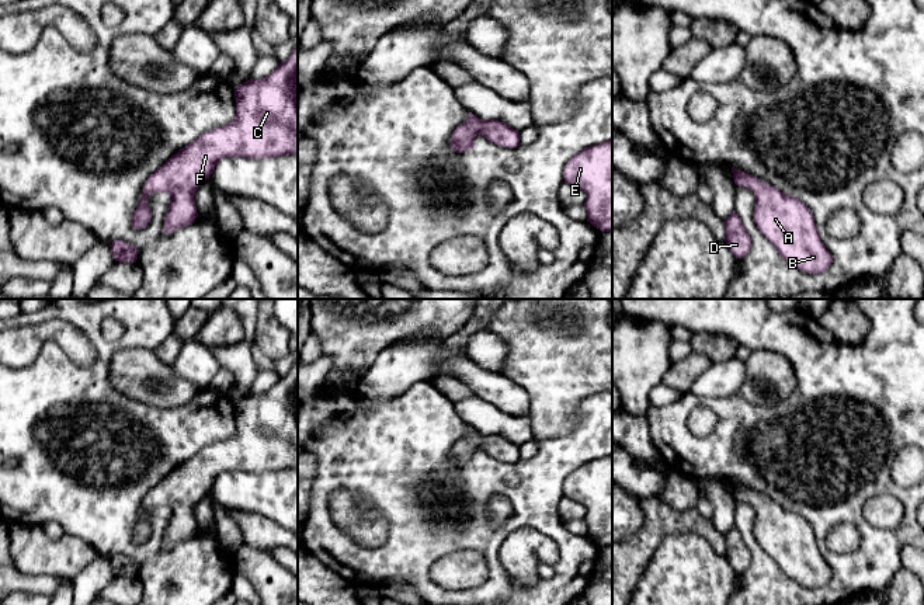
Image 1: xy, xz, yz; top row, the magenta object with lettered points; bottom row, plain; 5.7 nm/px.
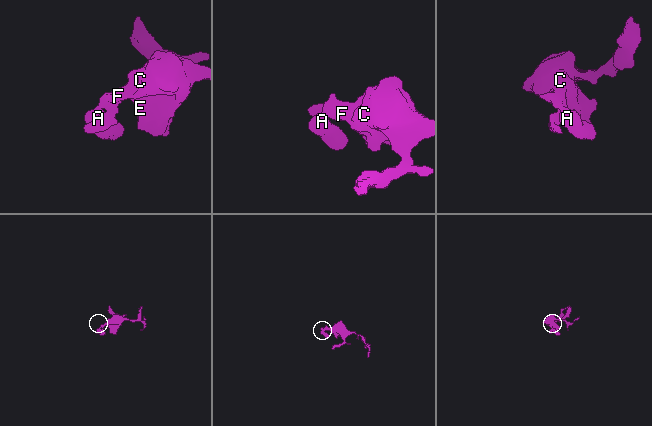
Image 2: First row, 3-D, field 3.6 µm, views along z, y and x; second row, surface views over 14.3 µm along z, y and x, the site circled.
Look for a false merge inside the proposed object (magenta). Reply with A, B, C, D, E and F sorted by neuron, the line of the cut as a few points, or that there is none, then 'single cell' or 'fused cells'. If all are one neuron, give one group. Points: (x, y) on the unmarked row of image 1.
groups A B C D E F; cut none; single cell

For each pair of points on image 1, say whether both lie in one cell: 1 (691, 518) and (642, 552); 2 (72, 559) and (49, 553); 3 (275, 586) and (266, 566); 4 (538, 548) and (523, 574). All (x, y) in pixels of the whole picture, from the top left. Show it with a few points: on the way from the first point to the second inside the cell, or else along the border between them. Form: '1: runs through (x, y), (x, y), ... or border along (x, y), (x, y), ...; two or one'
1: runs through (678, 521), (669, 521), (650, 539); one
2: runs through (66, 557), (55, 557); one
3: runs through (273, 581), (273, 577), (266, 570); one
4: runs through (531, 552), (523, 560), (523, 567); one

